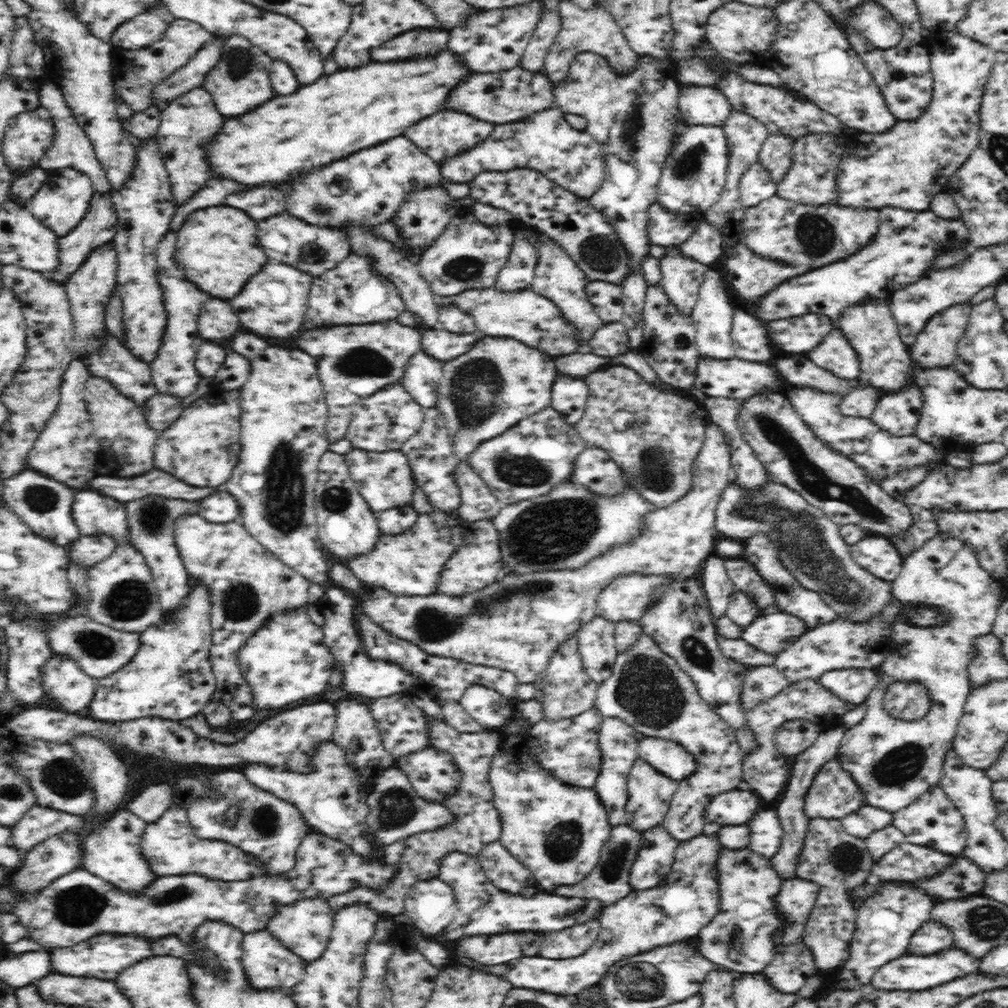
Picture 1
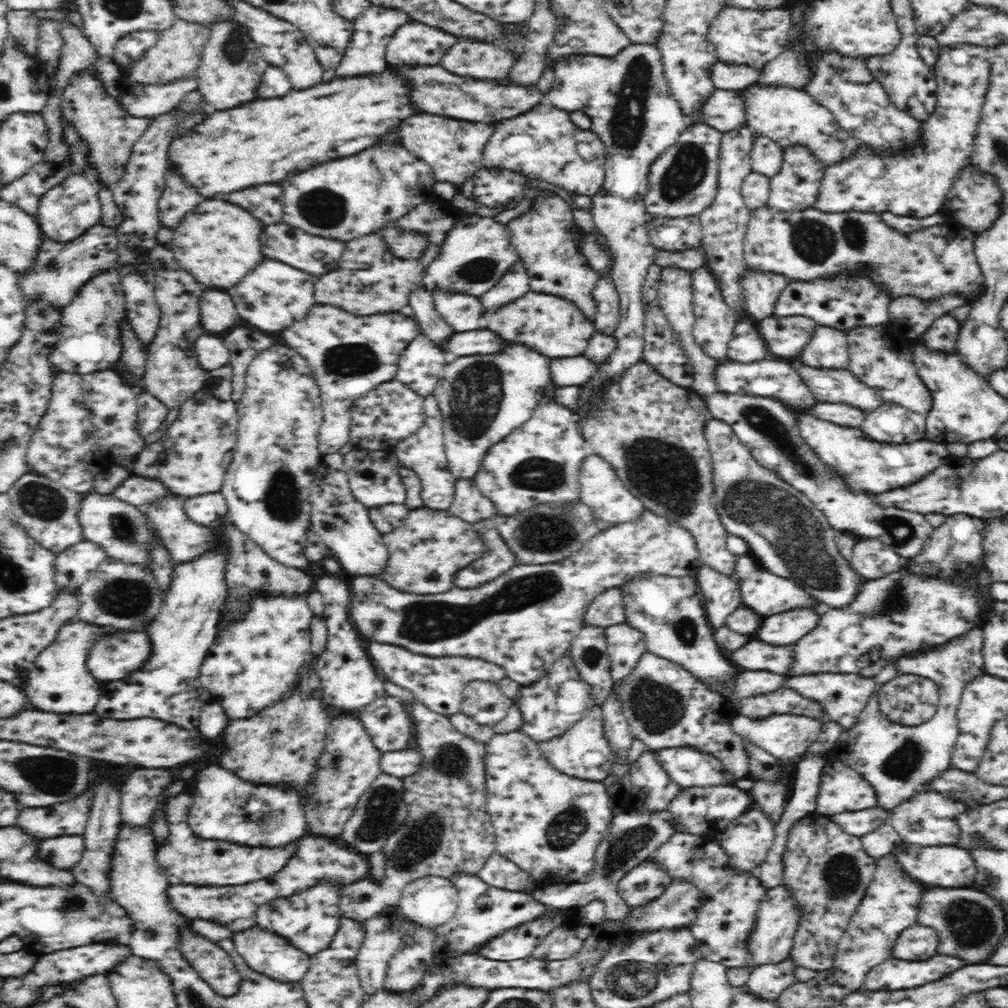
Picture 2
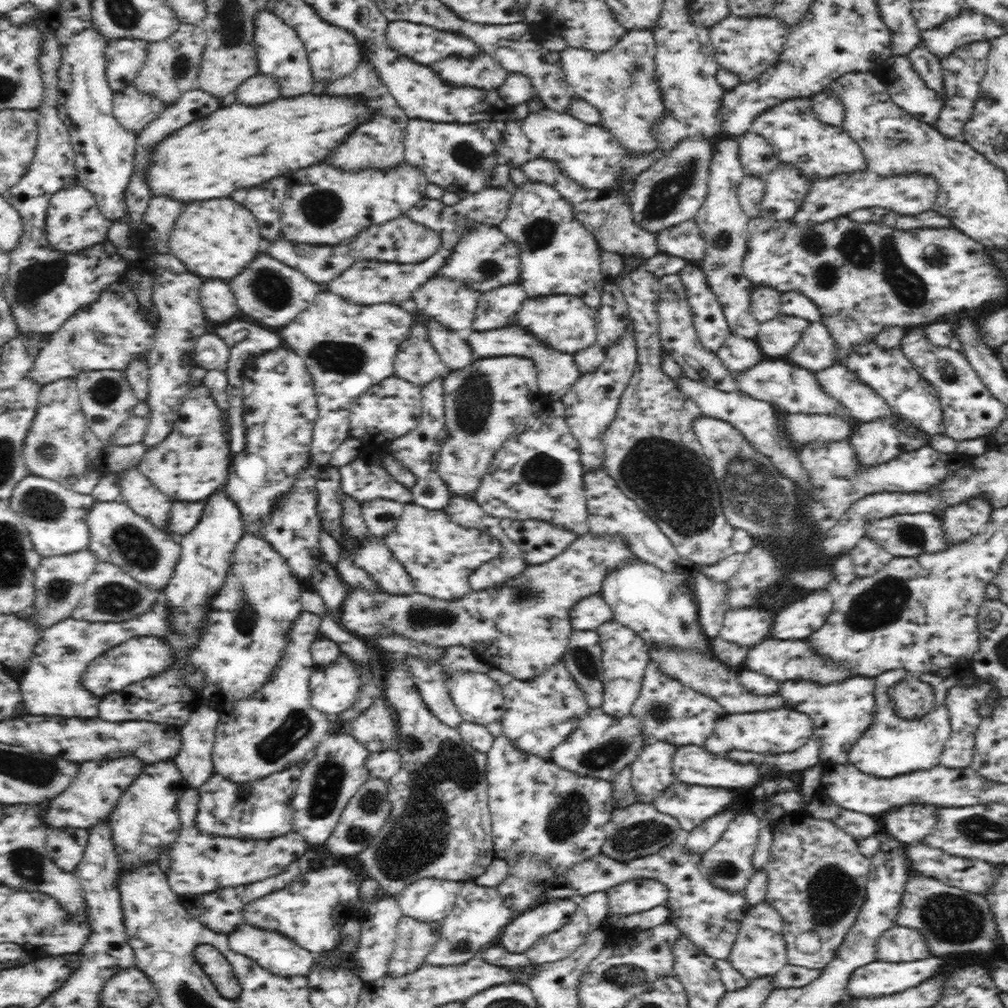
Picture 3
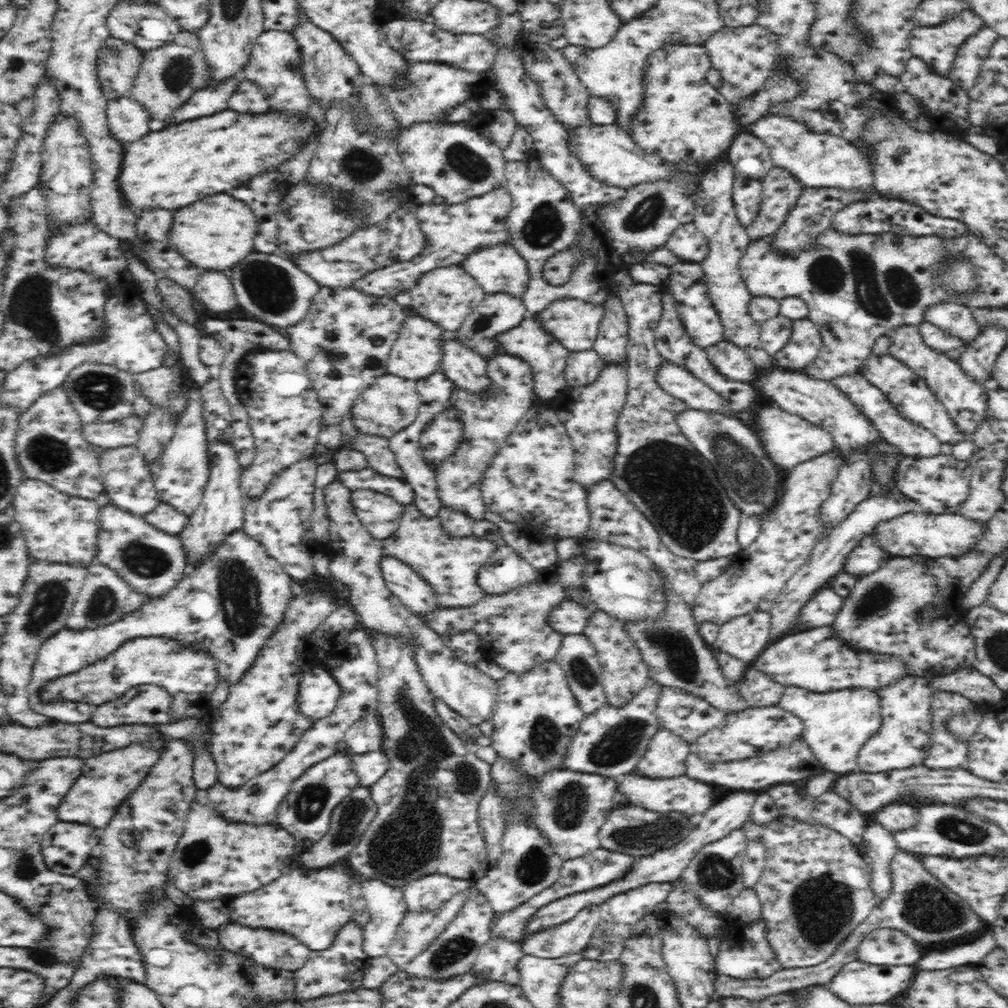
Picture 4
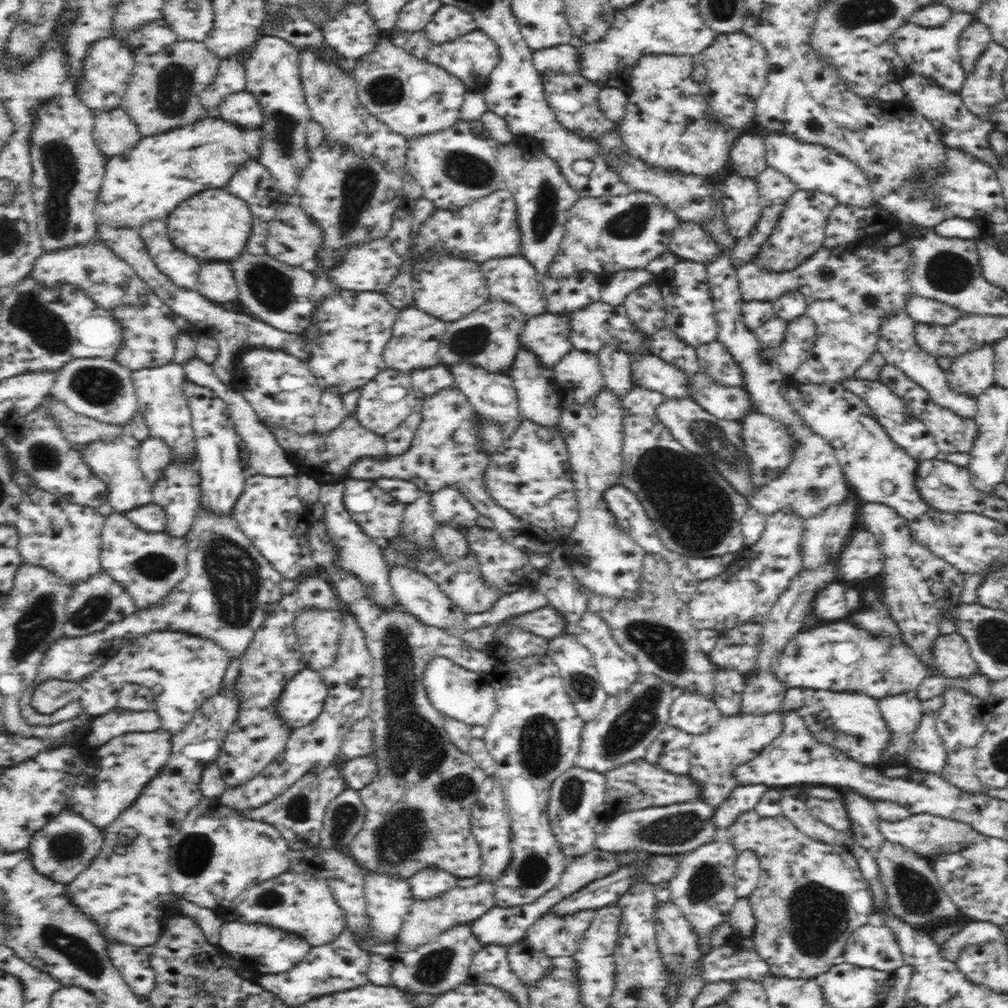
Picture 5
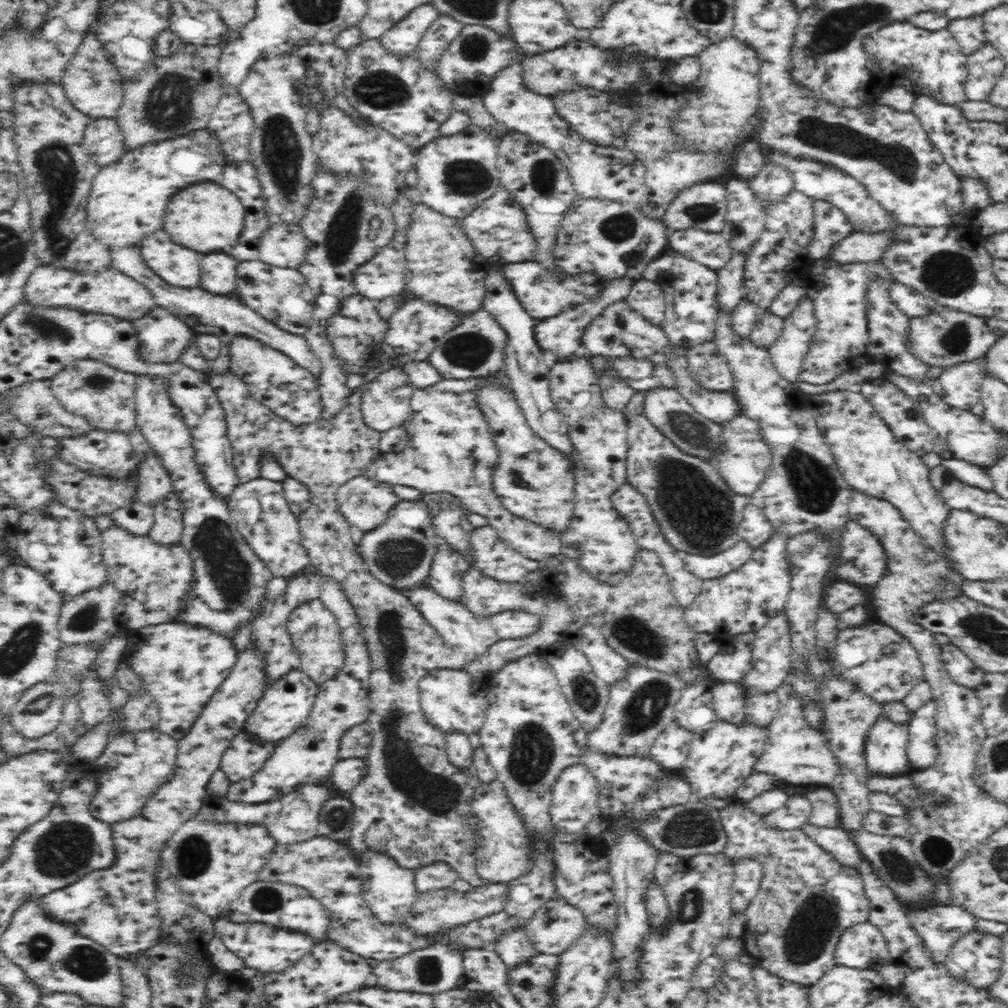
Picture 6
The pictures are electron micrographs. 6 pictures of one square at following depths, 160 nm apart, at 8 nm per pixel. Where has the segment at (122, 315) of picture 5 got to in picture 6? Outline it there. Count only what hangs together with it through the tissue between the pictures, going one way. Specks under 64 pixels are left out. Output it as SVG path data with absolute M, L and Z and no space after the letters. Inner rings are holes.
M154 308L147 316L135 319L132 322L137 329L138 335L138 353L142 359L150 363L170 363L178 361L180 355L188 344L195 340L193 332L190 332L188 325L182 320L178 320L174 314L170 314L164 308Z

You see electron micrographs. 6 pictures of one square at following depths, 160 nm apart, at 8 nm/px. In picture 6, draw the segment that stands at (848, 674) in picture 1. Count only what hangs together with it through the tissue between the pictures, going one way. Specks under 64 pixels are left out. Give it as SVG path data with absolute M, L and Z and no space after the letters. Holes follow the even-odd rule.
M881 717L872 726L864 742L864 759L872 772L886 774L906 774L913 770L906 754L908 725L897 724Z

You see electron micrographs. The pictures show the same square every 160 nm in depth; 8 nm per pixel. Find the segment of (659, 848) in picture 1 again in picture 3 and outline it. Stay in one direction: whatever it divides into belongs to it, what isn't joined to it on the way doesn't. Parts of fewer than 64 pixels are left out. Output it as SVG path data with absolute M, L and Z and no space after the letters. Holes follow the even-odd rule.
M636 878L606 890L607 916L630 916L655 906L666 906L668 887L659 880Z

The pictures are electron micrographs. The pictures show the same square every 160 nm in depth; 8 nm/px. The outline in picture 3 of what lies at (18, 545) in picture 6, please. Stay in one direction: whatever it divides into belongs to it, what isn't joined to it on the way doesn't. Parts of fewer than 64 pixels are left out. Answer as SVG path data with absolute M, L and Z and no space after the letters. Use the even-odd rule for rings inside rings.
M29 474L14 487L9 505L25 524L36 552L42 557L72 554L89 548L90 531L86 516L95 498L67 489L55 480Z

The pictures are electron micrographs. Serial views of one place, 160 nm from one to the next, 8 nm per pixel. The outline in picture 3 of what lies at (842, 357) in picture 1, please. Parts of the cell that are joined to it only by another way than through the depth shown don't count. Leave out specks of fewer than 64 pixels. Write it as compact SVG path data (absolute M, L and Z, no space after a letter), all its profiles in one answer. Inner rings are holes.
M810 322L808 328L804 329L800 342L796 348L792 348L792 352L786 354L786 358L809 371L821 371L837 364L837 346L826 326Z

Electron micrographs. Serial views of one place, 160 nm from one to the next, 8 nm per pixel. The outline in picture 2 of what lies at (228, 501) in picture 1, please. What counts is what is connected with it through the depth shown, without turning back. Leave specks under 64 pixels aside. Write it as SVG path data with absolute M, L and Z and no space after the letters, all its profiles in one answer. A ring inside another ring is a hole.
M220 491L185 498L184 512L194 524L211 526L220 516L226 516L226 499Z

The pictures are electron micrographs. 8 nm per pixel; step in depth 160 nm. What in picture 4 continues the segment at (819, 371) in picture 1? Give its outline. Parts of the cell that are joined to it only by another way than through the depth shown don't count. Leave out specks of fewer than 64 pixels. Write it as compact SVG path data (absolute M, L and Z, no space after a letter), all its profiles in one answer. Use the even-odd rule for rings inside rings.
M860 372L838 376L831 383L840 389L842 393L846 393L850 401L862 411L866 419L880 432L883 440L898 448L900 455L905 457L930 457L941 454L941 442L934 434L927 428L900 415L898 409L894 408L894 405L888 400L888 397L878 387L870 383L869 380L866 380Z

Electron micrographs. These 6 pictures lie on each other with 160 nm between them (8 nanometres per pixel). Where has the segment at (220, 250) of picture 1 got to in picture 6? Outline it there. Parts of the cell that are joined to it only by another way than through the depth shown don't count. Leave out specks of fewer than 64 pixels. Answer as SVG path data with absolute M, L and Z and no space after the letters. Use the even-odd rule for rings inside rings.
M198 182L176 192L168 204L164 218L164 230L176 244L192 248L196 252L216 252L238 242L238 234L244 228L244 207L238 196L214 182Z

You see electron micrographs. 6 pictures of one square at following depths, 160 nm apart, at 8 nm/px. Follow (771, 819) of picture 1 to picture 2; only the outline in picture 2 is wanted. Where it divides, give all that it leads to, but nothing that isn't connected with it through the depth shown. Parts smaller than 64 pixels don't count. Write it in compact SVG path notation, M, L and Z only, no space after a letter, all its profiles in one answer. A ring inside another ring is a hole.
M750 810L735 818L717 841L726 853L729 865L738 872L753 872L766 858L774 840L774 824L761 810Z

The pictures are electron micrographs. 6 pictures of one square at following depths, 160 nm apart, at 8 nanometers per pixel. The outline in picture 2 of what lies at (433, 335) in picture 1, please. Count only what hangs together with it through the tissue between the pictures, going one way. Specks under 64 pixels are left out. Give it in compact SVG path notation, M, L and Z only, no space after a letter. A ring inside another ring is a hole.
M472 330L472 332L458 332L458 334L454 334L448 340L448 344L444 346L444 350L446 352L454 352L454 356L448 356L452 360L452 357L474 356L474 354L494 354L494 352L500 352L506 344L508 344L506 340L502 340L500 336L496 336L490 330Z

